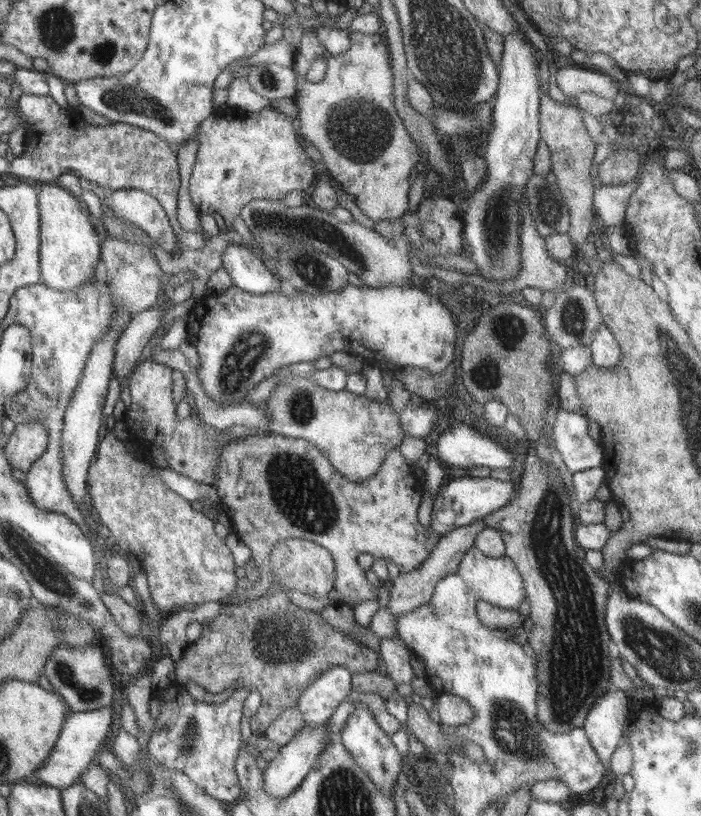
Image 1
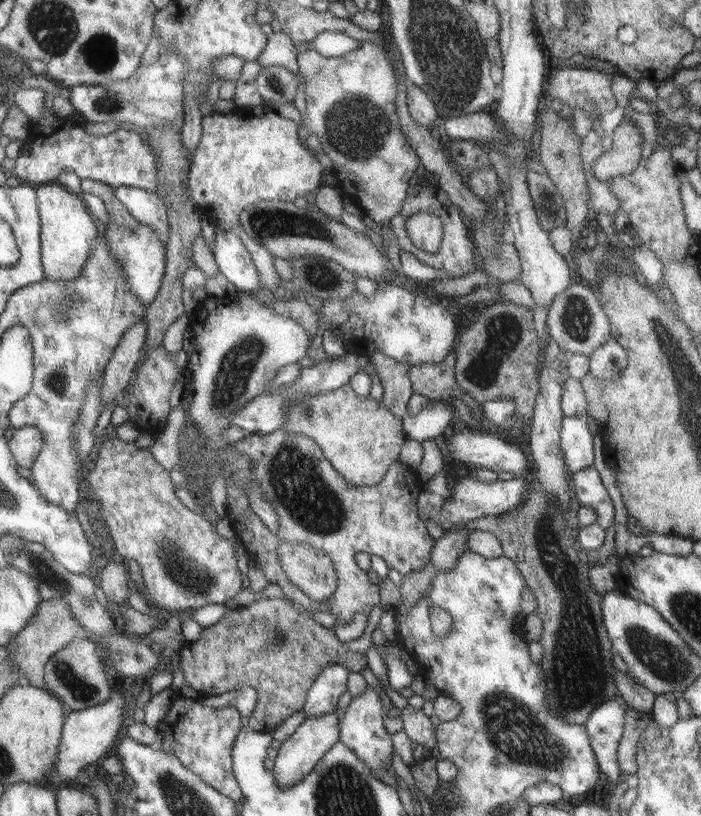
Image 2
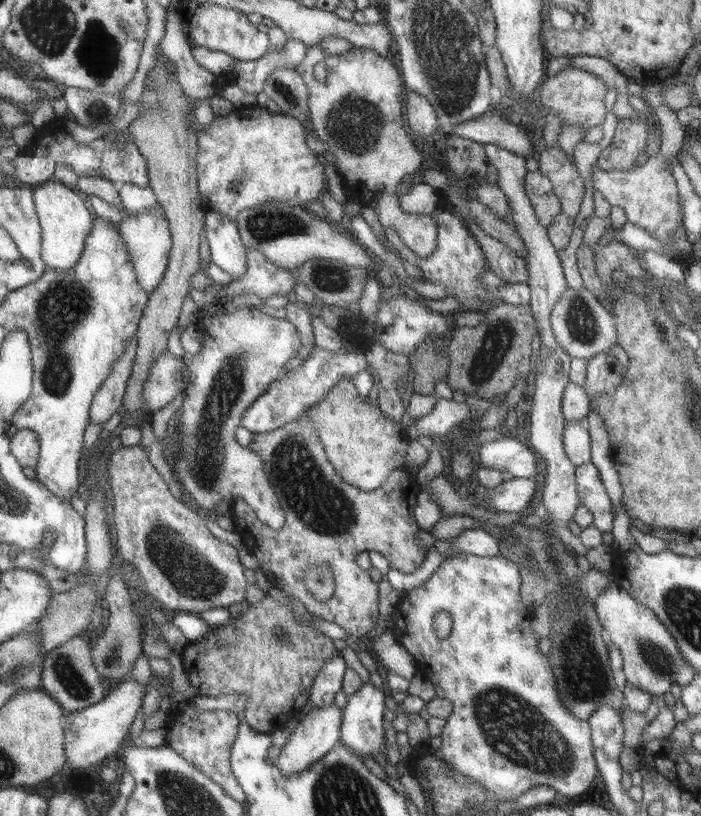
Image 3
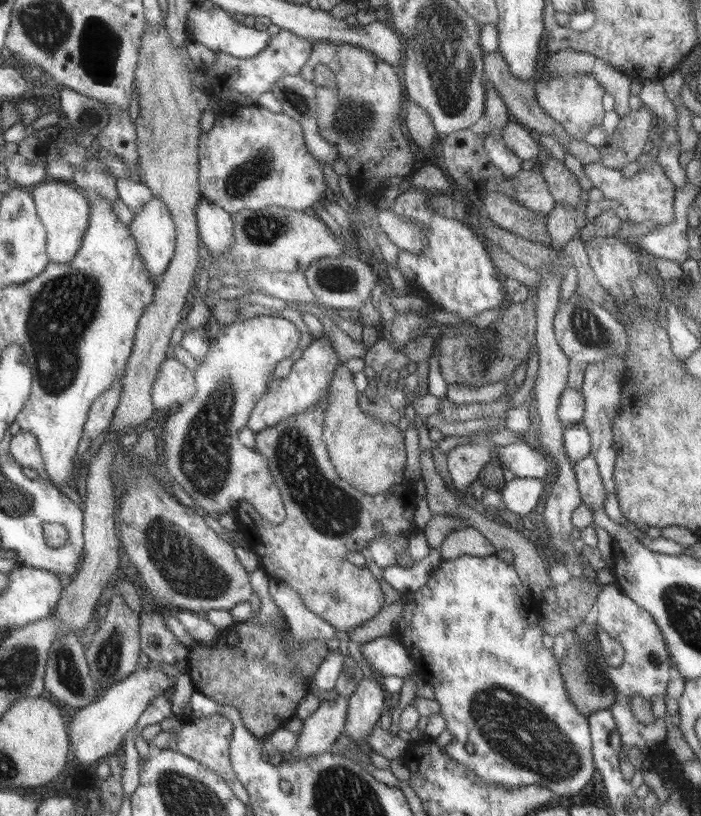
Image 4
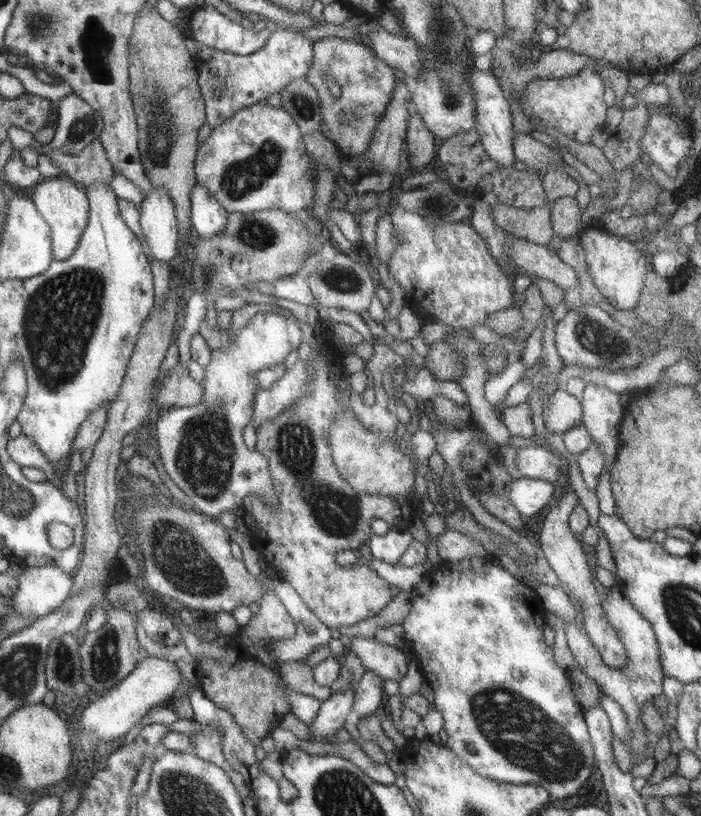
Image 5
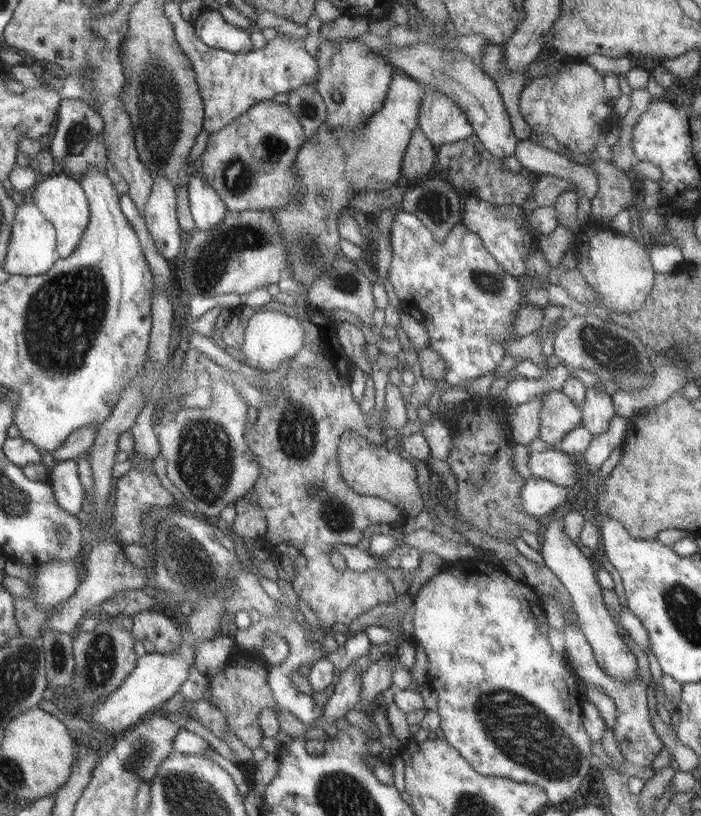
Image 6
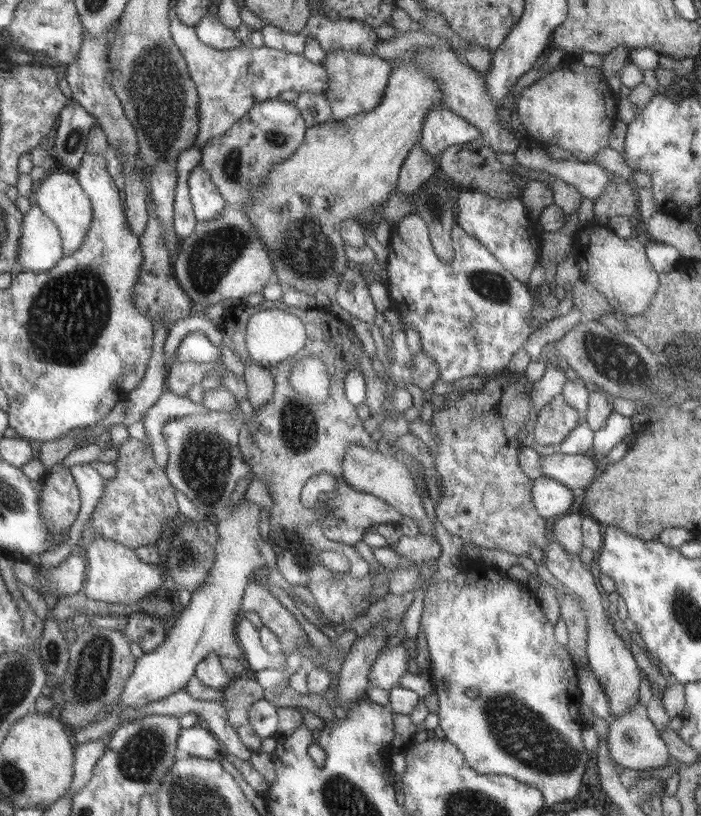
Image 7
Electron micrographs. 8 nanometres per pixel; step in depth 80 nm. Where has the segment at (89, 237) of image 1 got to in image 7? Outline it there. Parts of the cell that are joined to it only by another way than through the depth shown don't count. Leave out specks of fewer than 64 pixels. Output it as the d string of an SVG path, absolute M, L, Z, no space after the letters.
M68 172L47 173L41 181L36 183L33 203L37 204L54 222L56 227L60 226L60 235L64 234L63 250L68 254L75 253L86 240L88 228L94 220L94 207L91 200L88 200L88 193L80 188L81 184Z

